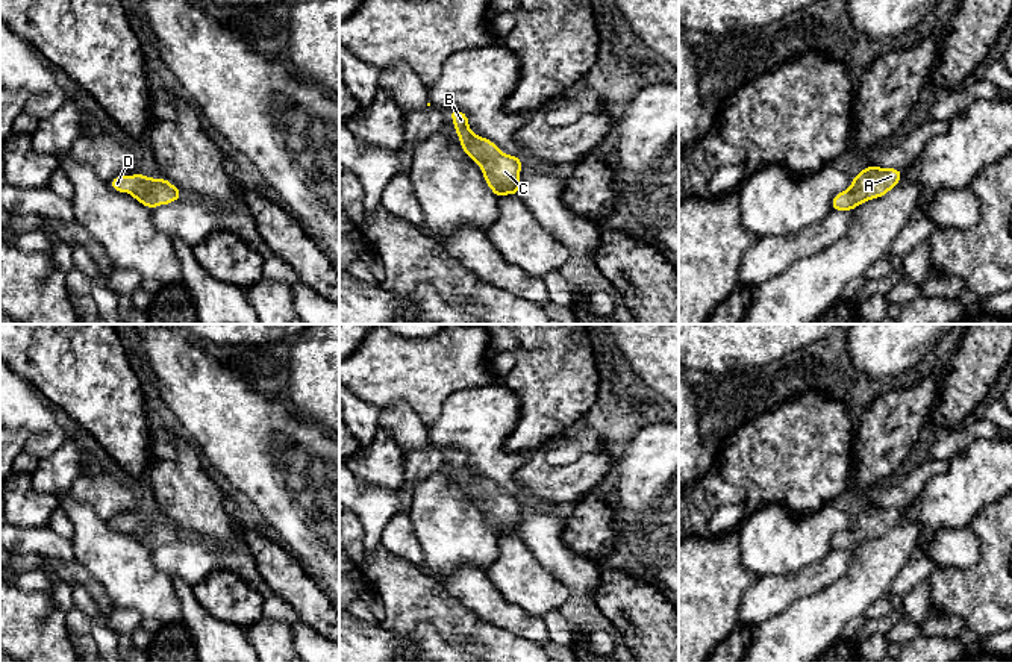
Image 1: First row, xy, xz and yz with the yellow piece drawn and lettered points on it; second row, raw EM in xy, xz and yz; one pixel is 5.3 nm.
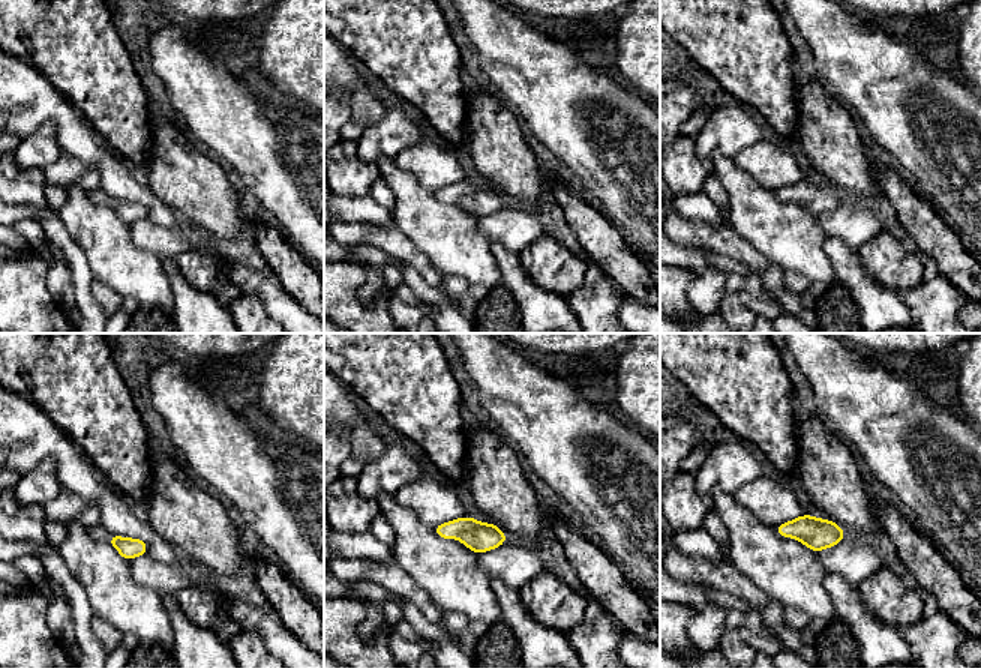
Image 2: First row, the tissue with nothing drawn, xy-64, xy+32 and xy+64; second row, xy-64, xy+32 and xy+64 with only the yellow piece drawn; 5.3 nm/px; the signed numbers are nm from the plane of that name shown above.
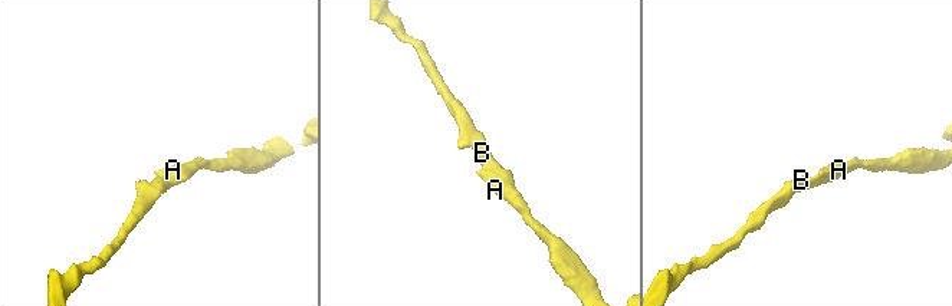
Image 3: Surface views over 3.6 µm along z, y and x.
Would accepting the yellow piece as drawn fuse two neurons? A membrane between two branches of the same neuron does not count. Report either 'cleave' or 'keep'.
keep

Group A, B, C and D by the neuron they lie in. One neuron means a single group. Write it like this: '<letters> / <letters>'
A B C D

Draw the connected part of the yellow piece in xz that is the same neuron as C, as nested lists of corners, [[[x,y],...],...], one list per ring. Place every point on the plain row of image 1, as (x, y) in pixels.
[[[450,448],[456,473],[461,476],[464,491],[479,503],[488,526],[497,536],[504,533],[520,535],[521,497],[503,494],[501,489],[486,477],[474,474],[468,468],[467,453]]]

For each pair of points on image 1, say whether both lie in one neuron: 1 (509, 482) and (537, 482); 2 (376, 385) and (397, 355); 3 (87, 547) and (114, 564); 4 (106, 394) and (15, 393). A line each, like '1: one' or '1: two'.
1: two
2: one
3: one
4: two

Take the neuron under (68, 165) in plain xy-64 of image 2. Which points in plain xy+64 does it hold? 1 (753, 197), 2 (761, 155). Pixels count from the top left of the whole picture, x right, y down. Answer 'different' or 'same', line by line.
1: different
2: same

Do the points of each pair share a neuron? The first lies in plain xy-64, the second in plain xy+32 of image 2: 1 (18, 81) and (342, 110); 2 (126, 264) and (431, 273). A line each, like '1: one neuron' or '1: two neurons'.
1: two neurons
2: two neurons

